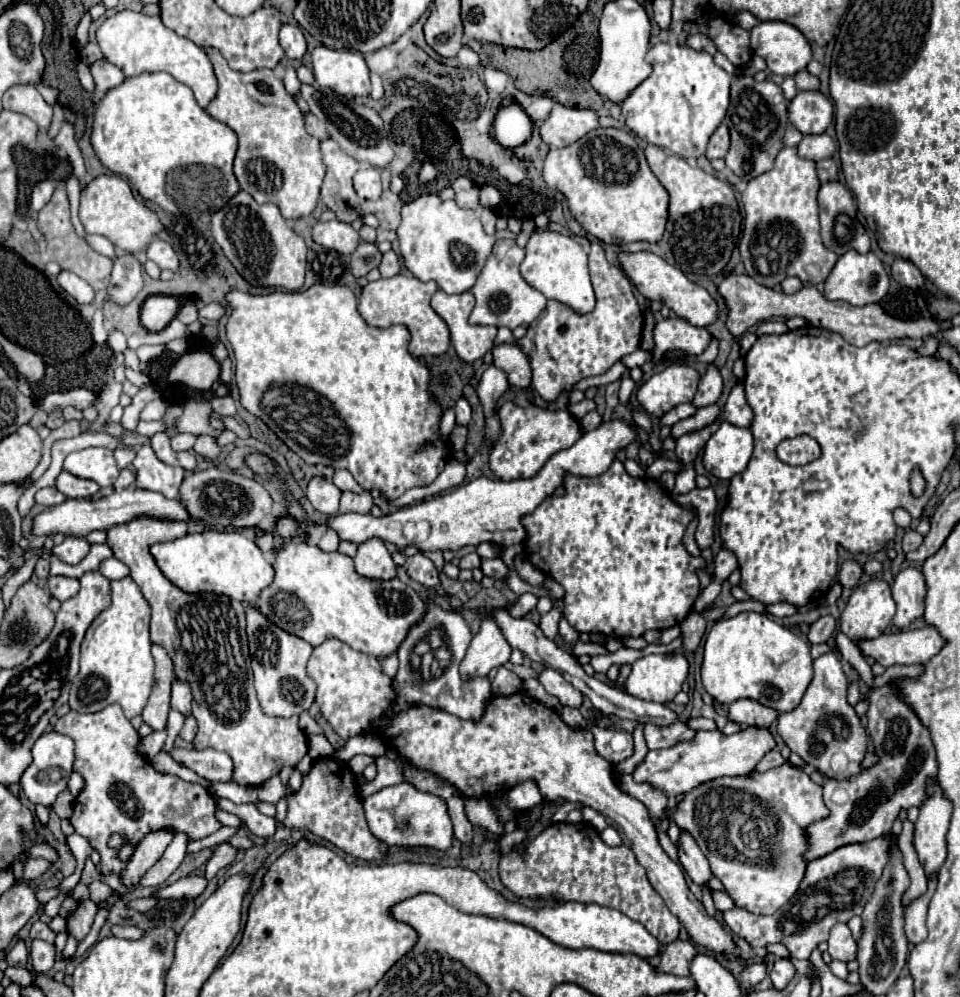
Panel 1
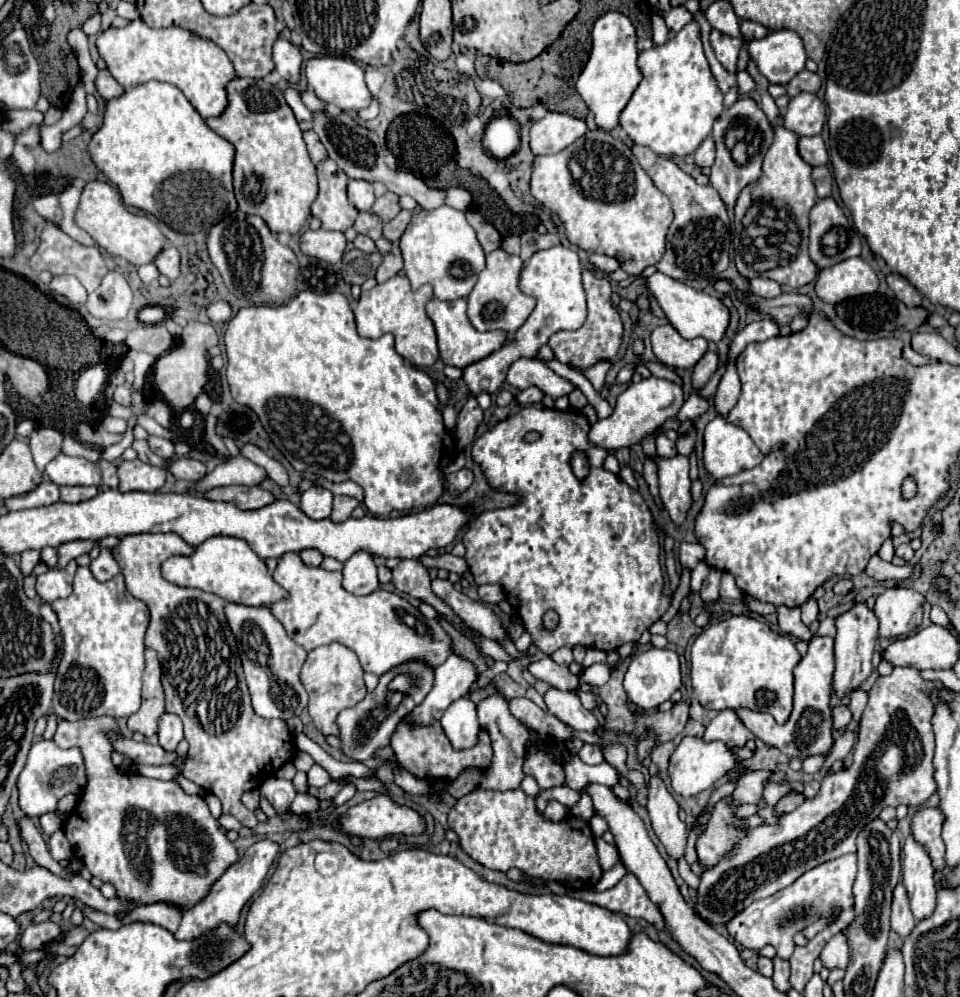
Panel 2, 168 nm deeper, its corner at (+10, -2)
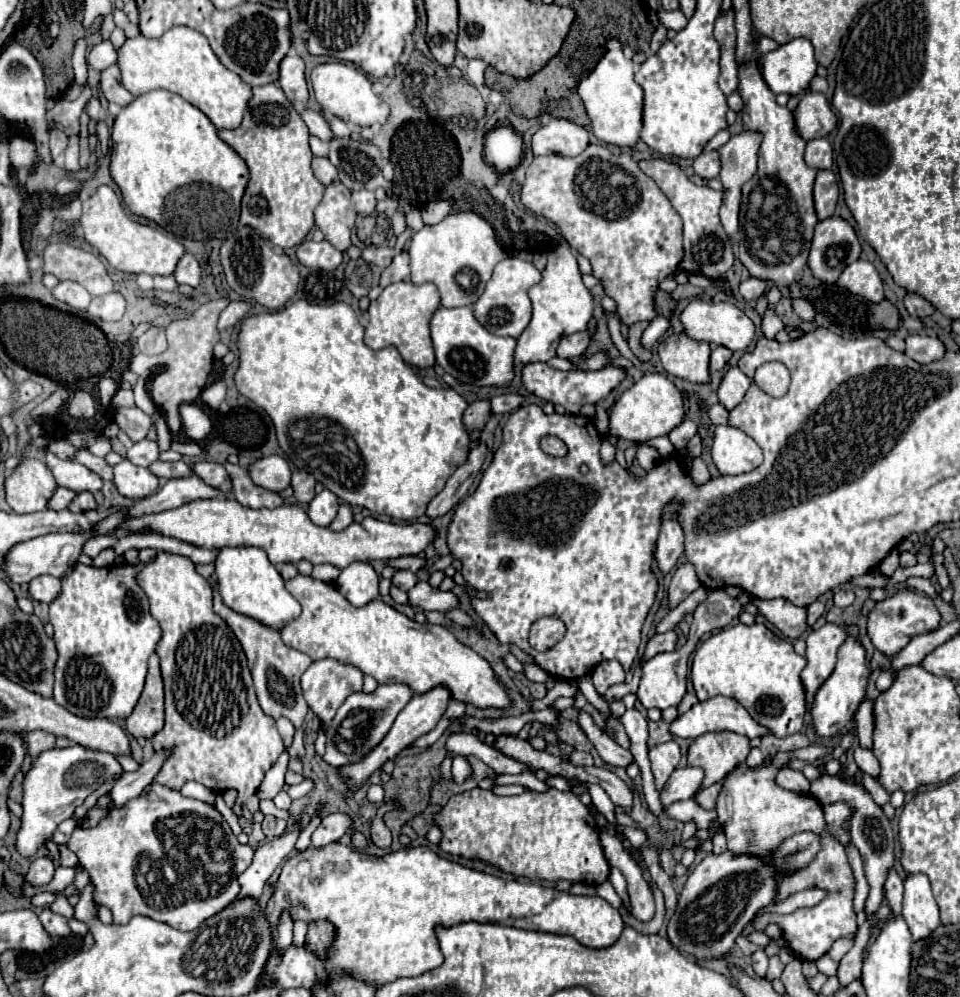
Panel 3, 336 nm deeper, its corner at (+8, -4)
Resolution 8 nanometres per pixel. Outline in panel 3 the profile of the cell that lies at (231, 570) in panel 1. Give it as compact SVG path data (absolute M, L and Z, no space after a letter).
M223 547L215 559L215 573L219 577L217 589L223 597L223 603L235 613L247 615L269 629L281 631L289 621L297 619L301 613L299 601L285 589L283 577L261 549Z

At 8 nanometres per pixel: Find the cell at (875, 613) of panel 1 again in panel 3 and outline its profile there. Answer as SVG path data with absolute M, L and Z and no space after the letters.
M847 637L847 641L841 645L841 649L837 653L837 665L835 665L833 673L819 687L819 691L815 693L815 701L811 705L811 723L819 737L837 735L843 727L847 727L847 723L853 719L859 703L865 697L867 681L869 681L869 671L867 671L865 649L857 639Z

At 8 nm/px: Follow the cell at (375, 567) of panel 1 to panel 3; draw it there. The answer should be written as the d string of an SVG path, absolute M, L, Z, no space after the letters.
M357 561L355 565L349 565L341 571L335 585L353 607L363 607L379 597L379 575L369 563Z

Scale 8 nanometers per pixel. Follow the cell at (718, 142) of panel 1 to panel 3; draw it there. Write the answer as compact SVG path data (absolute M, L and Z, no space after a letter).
M717 151L701 153L701 155L693 161L693 169L695 169L695 175L699 175L703 181L709 181L709 179L719 177L719 171L721 171L719 153L717 153Z

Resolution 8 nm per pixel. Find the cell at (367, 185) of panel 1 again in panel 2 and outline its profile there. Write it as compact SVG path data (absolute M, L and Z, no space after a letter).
M351 179L349 181L349 187L347 187L347 193L349 193L349 201L359 209L359 211L367 211L373 201L375 201L375 195L373 195L373 187L369 181L359 181L359 179Z

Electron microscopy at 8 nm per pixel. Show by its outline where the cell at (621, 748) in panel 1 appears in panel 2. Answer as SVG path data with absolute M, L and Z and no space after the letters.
M583 745L579 749L579 757L587 765L597 765L597 763L605 761L605 757L603 757L603 753L601 753L601 749L597 745Z

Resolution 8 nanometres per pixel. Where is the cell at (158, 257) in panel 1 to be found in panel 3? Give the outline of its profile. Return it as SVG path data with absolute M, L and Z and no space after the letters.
M185 253L183 261L179 261L179 269L175 269L175 279L177 283L183 283L183 285L191 285L191 287L199 285L201 267L199 267L199 261L191 253Z

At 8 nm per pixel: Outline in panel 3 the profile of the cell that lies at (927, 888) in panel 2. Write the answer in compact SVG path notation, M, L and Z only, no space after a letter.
M915 875L905 879L903 919L909 925L913 941L929 937L939 925L939 907L935 905L927 877Z

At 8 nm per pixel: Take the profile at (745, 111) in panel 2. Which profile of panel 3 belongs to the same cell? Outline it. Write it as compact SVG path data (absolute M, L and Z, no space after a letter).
M741 131L737 137L731 137L727 145L719 149L721 155L721 183L725 187L723 205L721 205L721 225L729 239L739 231L739 199L741 185L749 181L757 169L757 151L761 145L761 133Z

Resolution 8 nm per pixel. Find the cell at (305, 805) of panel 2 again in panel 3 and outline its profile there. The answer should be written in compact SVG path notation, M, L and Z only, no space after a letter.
M263 799L261 803L259 803L259 811L263 813L263 815L275 815L275 817L283 817L283 819L287 819L289 815L287 815L287 811L281 811L281 809L277 809L273 803L269 803L269 799Z

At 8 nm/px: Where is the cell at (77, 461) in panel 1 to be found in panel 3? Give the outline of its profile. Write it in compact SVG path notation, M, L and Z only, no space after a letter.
M51 451L45 453L45 463L51 469L55 481L59 487L67 487L71 491L89 491L95 493L101 489L101 477L93 471L89 471L87 467L67 461L67 459L59 459L57 455L53 455Z

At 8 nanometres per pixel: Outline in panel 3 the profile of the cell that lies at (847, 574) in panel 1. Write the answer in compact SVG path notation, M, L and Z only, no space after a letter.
M835 589L835 595L833 595L833 605L835 607L849 607L853 603L855 595L853 591L843 591L843 589Z

